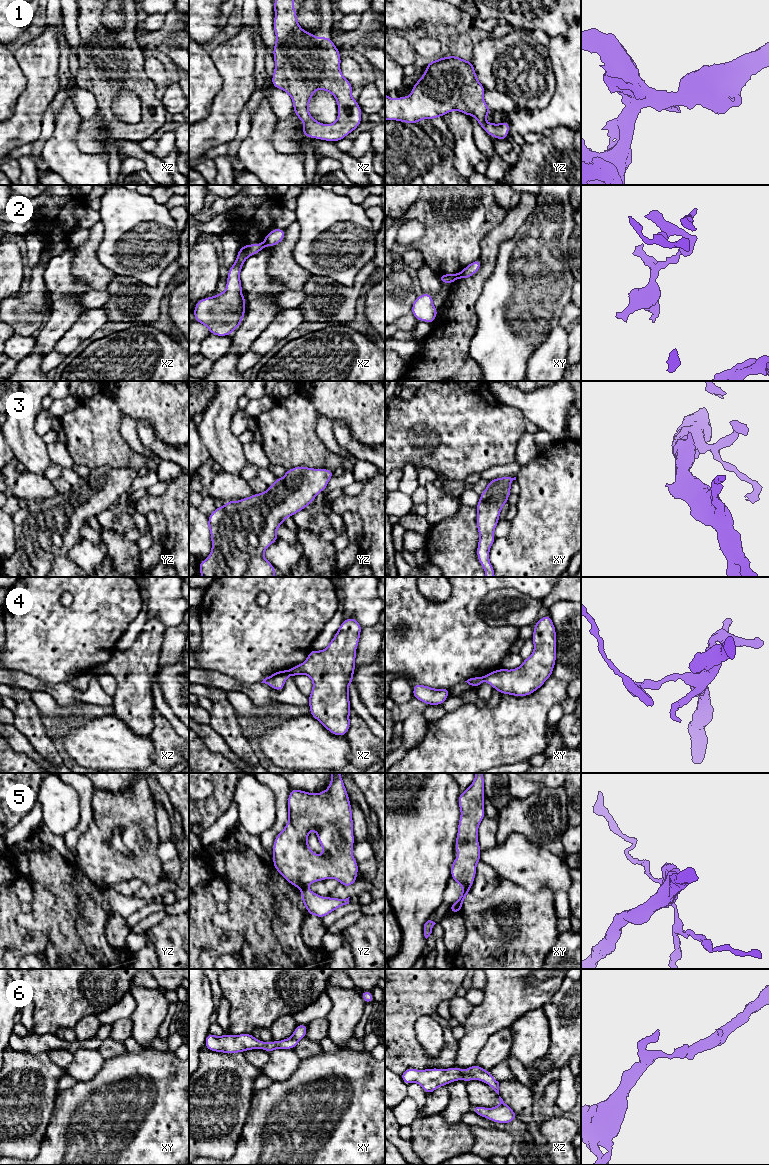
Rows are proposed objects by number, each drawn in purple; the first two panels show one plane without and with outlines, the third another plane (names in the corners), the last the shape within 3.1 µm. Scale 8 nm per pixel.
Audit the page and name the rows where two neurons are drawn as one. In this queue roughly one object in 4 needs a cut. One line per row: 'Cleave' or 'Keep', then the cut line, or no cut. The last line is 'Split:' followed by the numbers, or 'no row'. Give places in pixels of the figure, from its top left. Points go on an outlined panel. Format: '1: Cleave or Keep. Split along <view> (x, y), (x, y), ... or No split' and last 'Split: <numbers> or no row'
1: Keep. No split
2: Cleave. Split along xy (460, 273), (457, 277)
3: Keep. No split
4: Cleave. Split along xz (287, 670), (290, 674)
5: Cleave. Split along xy (463, 887), (468, 889)
6: Keep. No split
Split: 2, 4, 5

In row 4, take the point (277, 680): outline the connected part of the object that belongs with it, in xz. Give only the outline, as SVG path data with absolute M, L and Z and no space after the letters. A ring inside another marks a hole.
M288 670L278 671L273 673L271 676L263 679L261 683L265 683L280 692L283 690L285 682L287 678L289 677L289 675L290 674Z

